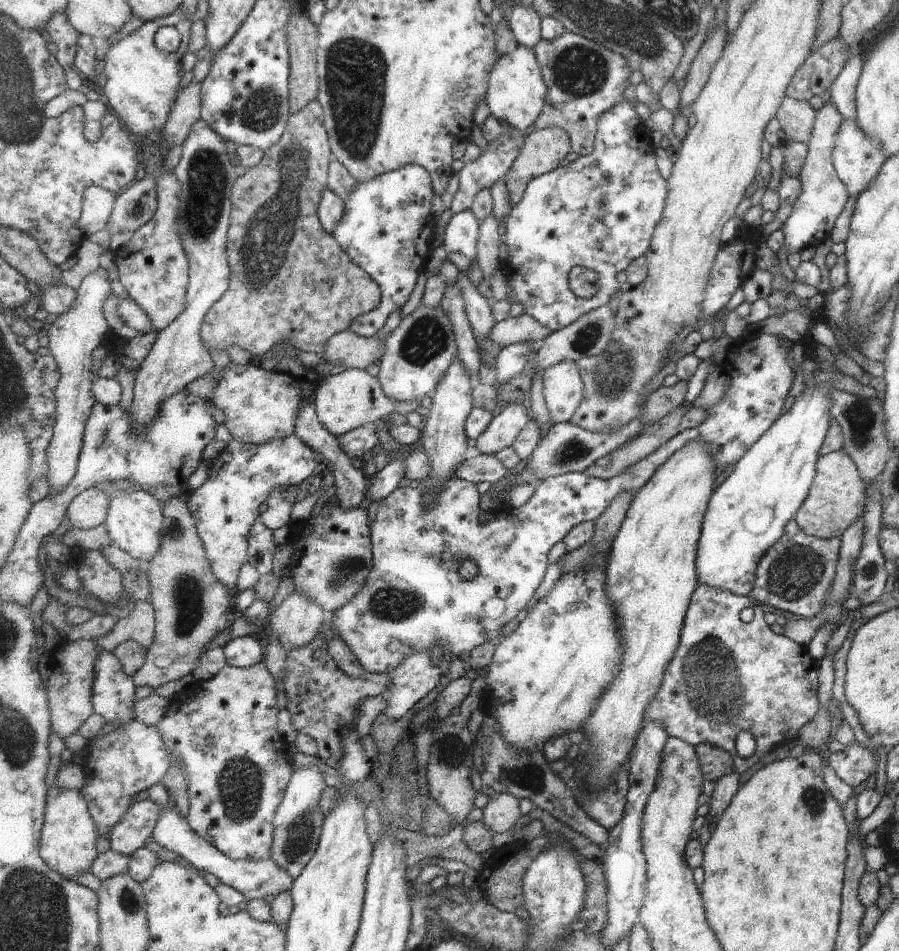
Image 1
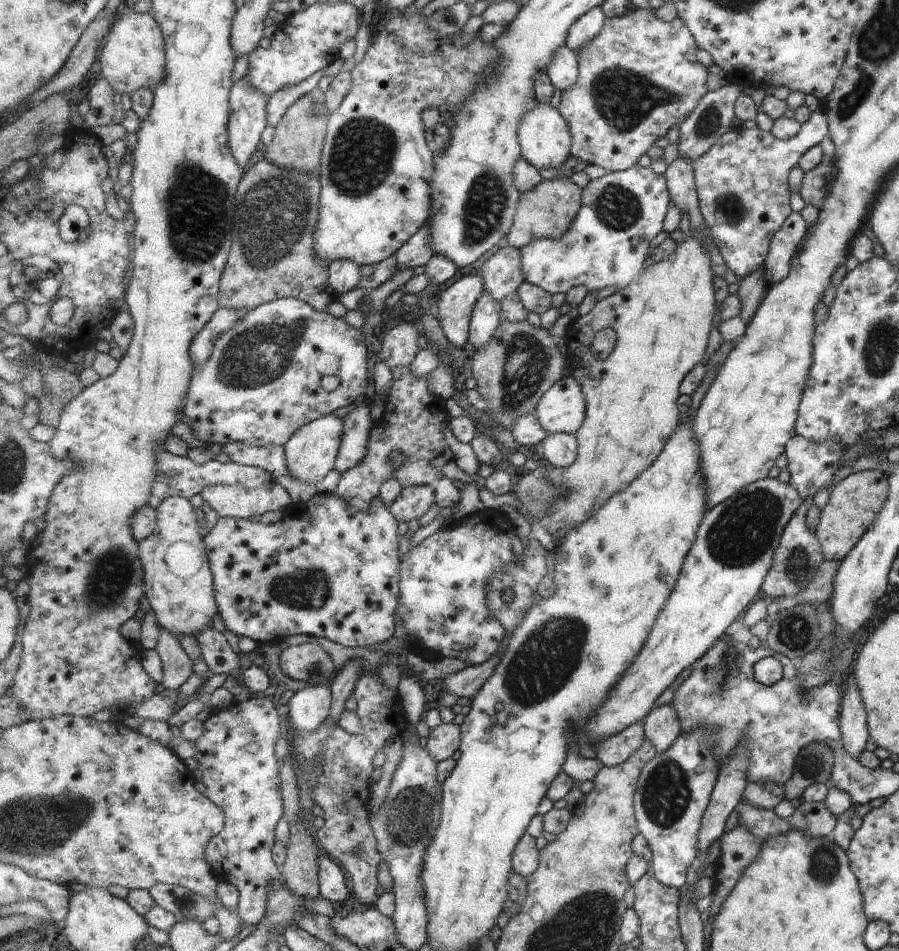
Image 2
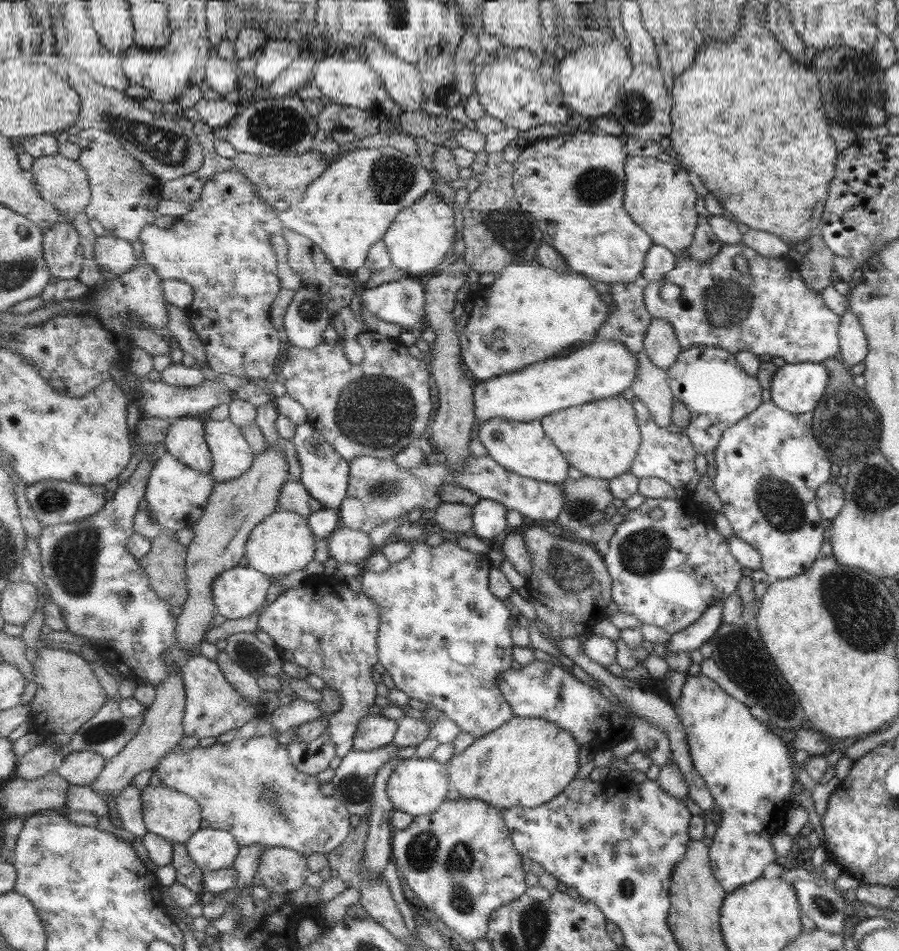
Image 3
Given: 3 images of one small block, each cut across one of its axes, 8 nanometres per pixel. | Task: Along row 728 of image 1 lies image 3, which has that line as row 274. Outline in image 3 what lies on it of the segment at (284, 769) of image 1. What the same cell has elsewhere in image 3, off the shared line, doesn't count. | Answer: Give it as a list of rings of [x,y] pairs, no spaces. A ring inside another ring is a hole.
[[[236,168],[218,172],[208,178],[200,199],[187,214],[175,218],[167,228],[147,225],[140,242],[143,257],[162,279],[177,279],[194,287],[195,300],[187,311],[195,332],[206,346],[211,368],[217,374],[269,380],[282,353],[280,333],[270,320],[271,307],[282,290],[272,236],[283,234],[284,222],[257,192],[257,186]]]

